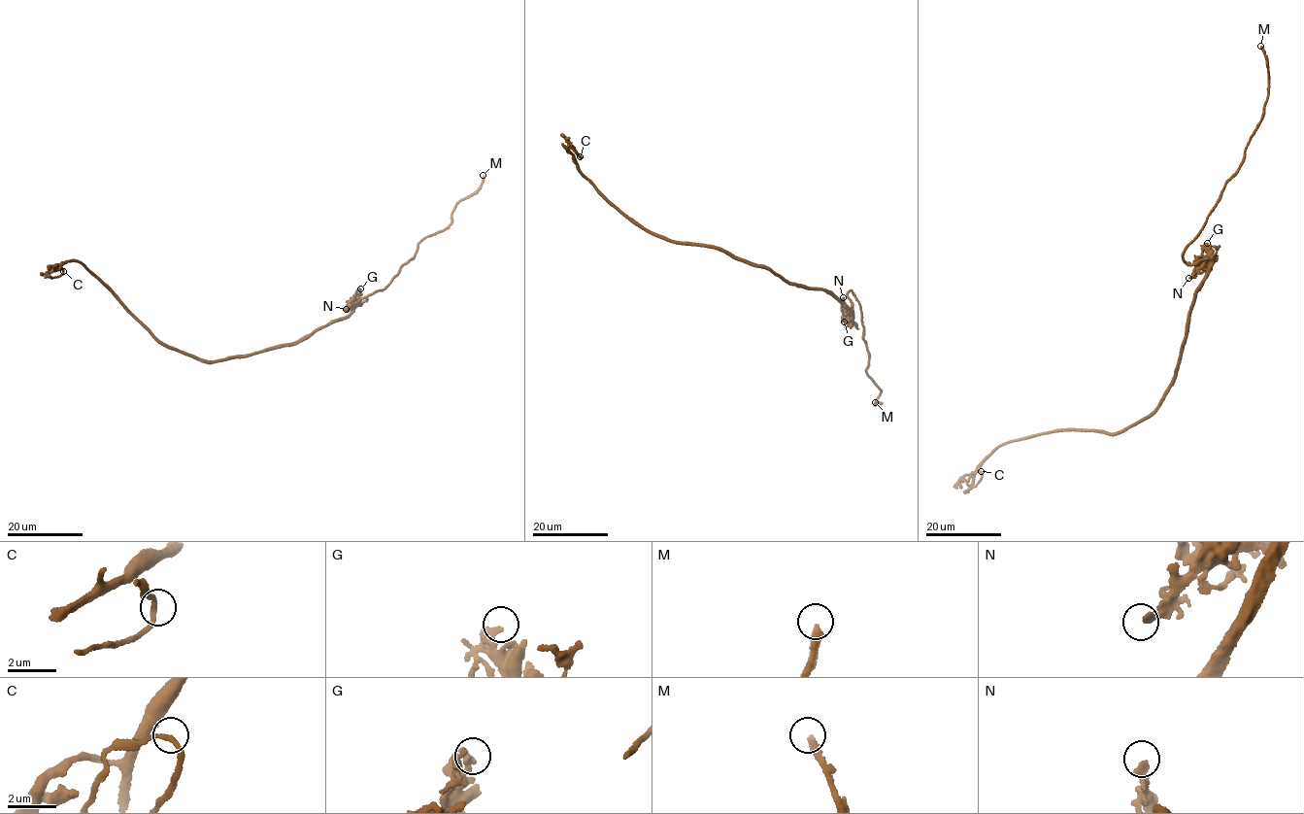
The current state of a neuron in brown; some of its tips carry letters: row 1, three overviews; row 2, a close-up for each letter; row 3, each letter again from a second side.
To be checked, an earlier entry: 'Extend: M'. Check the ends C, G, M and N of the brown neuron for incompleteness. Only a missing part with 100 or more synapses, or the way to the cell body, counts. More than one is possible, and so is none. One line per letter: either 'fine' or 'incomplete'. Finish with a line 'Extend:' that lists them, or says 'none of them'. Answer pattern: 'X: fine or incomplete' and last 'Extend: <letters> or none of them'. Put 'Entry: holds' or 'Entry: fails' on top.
Entry: holds
C: fine
G: fine
M: incomplete
N: fine
Extend: M

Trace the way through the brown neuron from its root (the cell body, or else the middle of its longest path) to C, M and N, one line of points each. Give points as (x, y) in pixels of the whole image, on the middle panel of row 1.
C: (814, 288), (789, 284), (768, 268), (706, 245), (674, 241), (635, 224), (582, 176), (567, 150), (580, 156)
M: (814, 288), (841, 301), (852, 319), (848, 292), (858, 300), (865, 369), (881, 390), (875, 402)
N: (814, 288), (827, 290), (841, 301), (848, 307), (850, 319), (843, 297)

